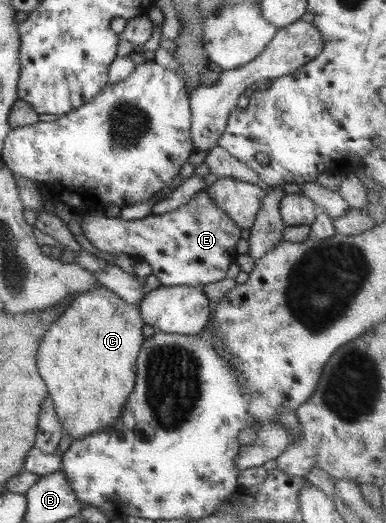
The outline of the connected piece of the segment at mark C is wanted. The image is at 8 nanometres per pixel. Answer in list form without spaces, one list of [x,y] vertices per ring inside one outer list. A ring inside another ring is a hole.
[[[100,285],[92,291],[77,293],[70,305],[62,311],[62,317],[48,327],[38,348],[37,366],[44,379],[54,411],[72,441],[86,437],[90,433],[112,428],[120,419],[120,413],[134,389],[137,373],[137,359],[144,344],[142,321],[137,304],[126,303],[111,289]]]

